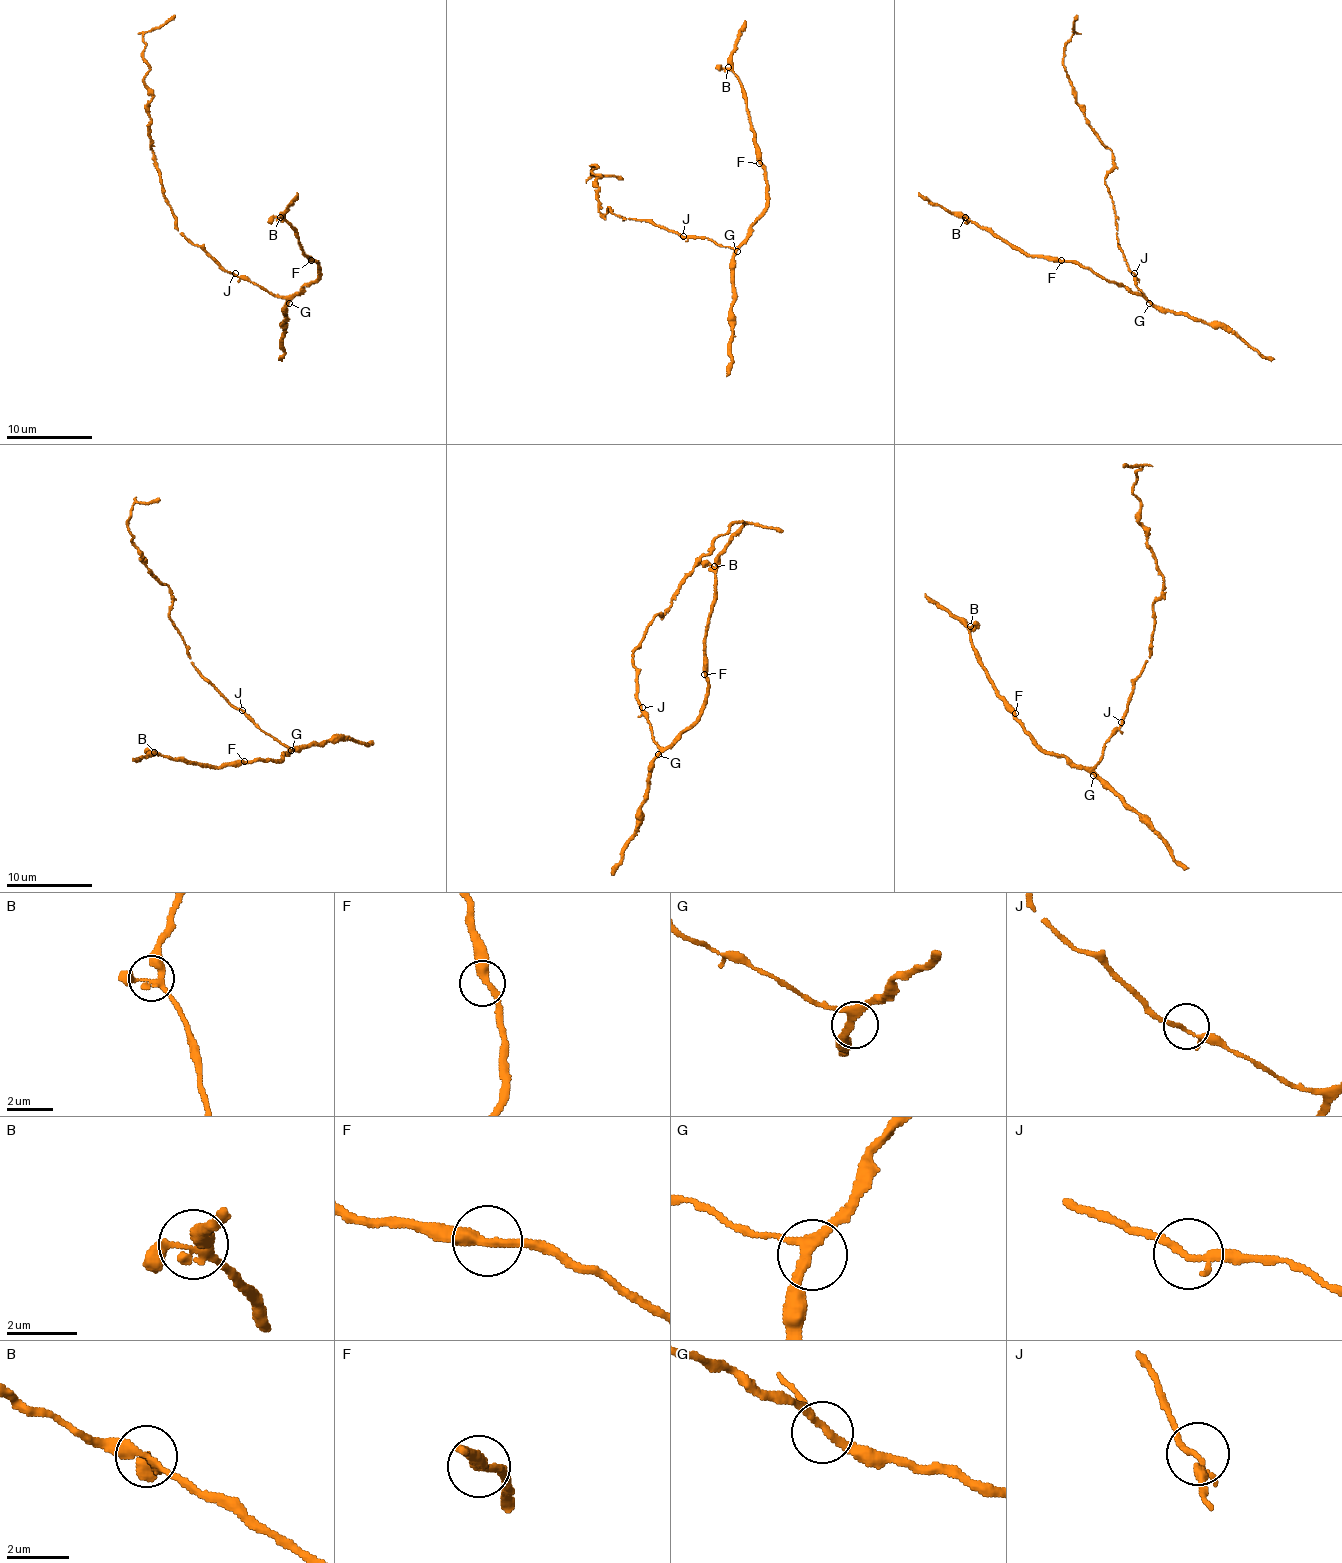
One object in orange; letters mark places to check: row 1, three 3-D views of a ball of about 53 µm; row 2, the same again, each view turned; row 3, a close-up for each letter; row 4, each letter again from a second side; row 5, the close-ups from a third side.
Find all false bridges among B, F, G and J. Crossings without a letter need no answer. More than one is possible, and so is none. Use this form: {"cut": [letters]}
{"cut": []}

